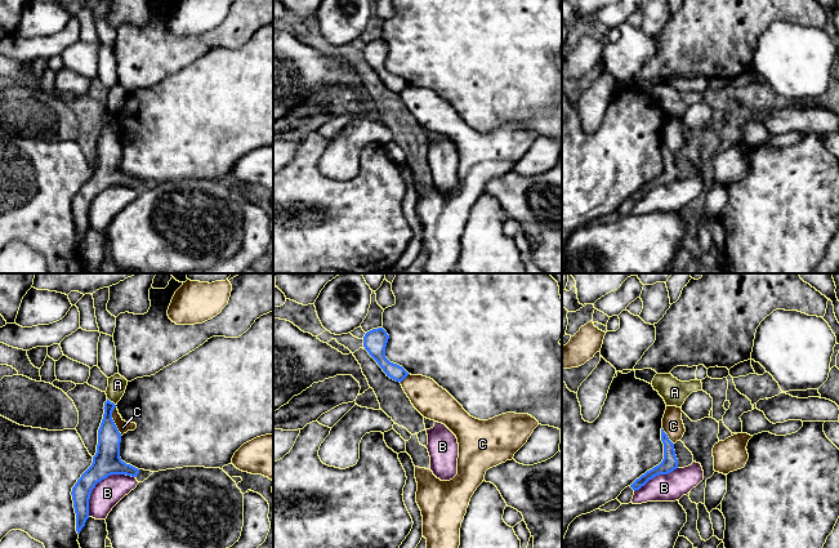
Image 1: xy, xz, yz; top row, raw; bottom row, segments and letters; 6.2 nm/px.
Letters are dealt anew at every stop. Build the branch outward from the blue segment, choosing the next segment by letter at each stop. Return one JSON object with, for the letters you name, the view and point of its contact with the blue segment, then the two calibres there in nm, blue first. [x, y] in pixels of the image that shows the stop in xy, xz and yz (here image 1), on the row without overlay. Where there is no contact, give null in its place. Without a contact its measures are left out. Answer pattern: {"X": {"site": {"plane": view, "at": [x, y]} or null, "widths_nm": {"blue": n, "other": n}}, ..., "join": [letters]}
{"join": []}

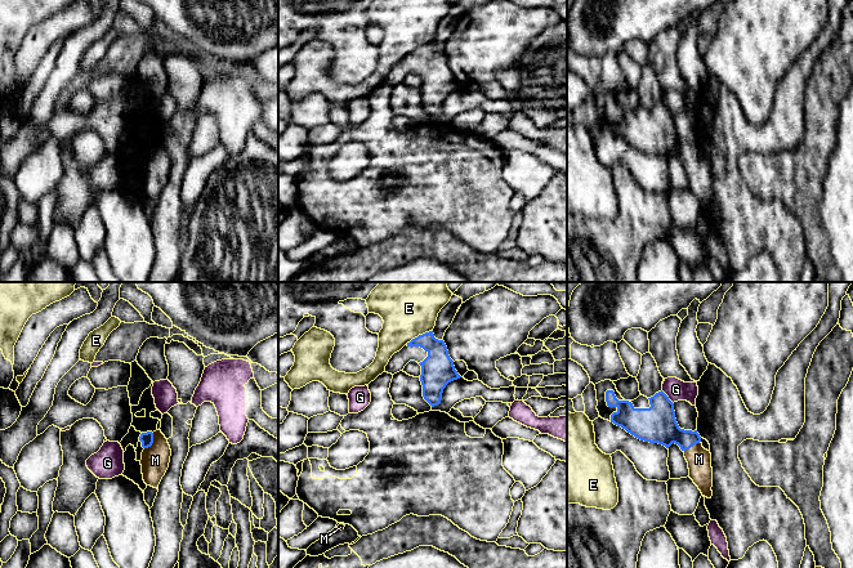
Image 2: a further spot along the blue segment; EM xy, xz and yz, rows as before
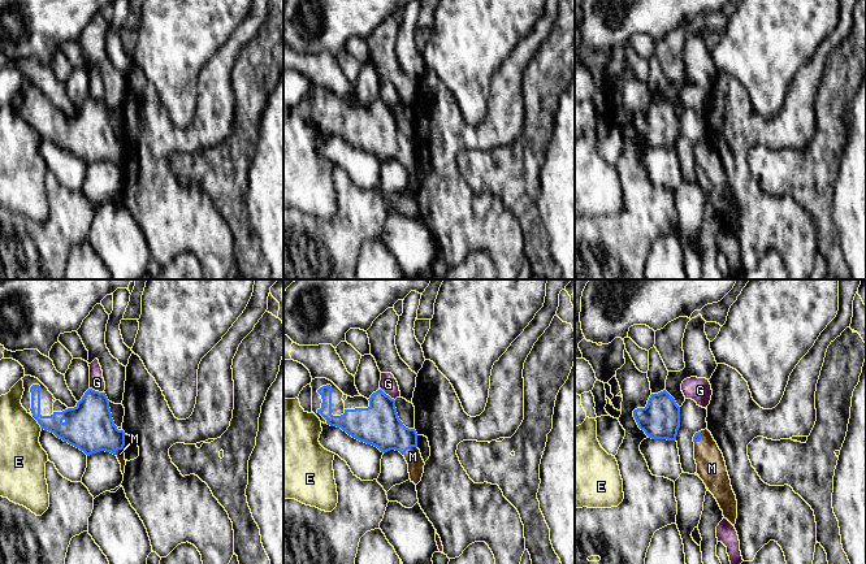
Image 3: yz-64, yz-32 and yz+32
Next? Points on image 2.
{"M": {"site": {"plane": "xy", "at": [152, 153]}, "widths_nm": {"blue": 80, "other": 180}}, "join": ["M"]}

